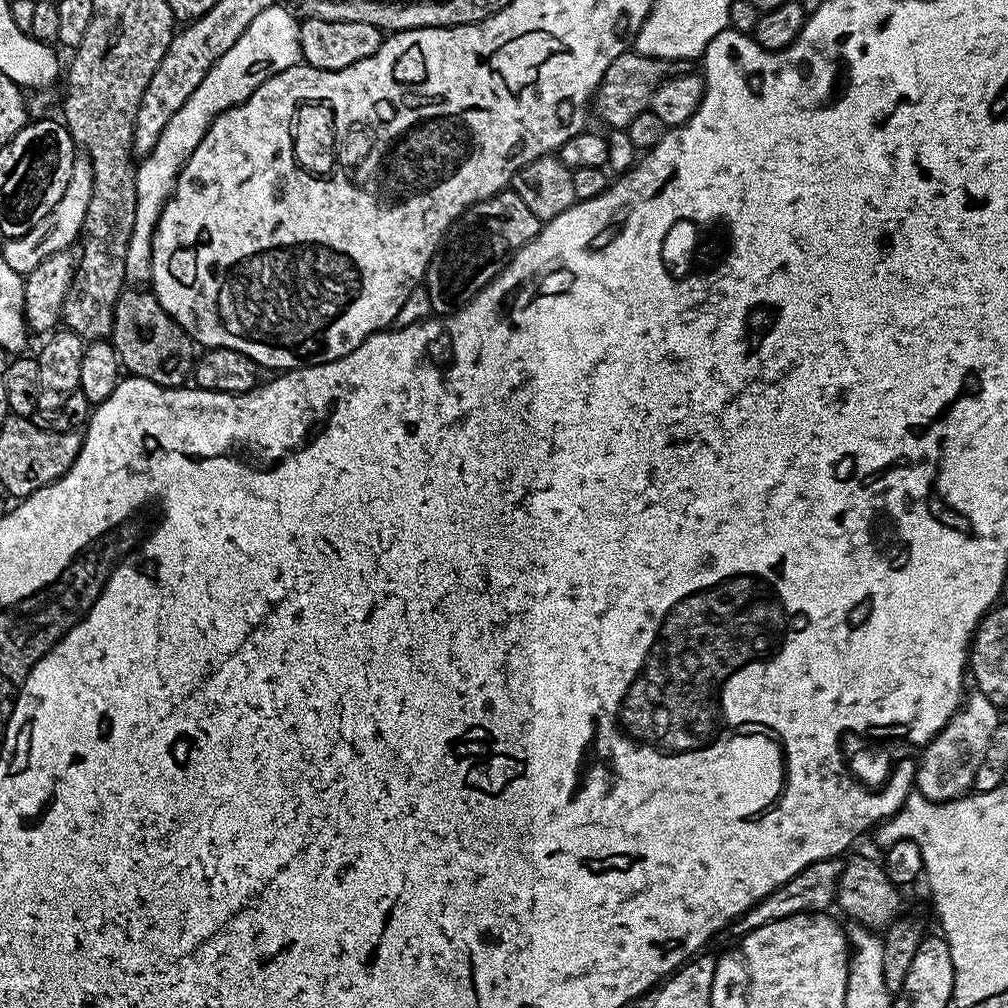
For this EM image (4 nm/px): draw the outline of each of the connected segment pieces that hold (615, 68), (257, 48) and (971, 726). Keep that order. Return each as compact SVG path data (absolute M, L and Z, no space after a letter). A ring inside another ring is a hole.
M635 50L618 54L610 66L606 66L606 74L602 74L602 82L596 88L594 97L594 112L600 115L604 124L609 124L612 130L627 130L630 122L638 118L638 114L649 111L654 90L669 76L684 74L689 71L690 64L687 60L659 60L650 58Z
M277 2L270 6L270 10L262 10L250 26L218 58L218 62L202 78L202 86L186 98L186 106L166 122L166 130L162 130L162 138L154 146L149 156L139 161L136 169L136 209L134 210L134 230L130 234L130 242L126 246L126 274L125 281L132 286L144 286L152 278L152 235L156 229L158 218L162 214L164 204L169 196L173 195L176 179L184 164L194 154L198 142L206 134L206 130L214 122L218 114L222 114L235 104L244 104L262 82L266 82L274 74L286 71L290 66L301 63L300 54L300 25L299 19L295 20L283 3Z
M984 690L969 691L943 730L930 743L923 745L921 752L924 753L916 764L914 788L928 800L941 804L973 791L974 774L978 774L978 766L982 766L986 758L994 730L998 730L1002 723L1002 716L996 709L995 702L988 696L991 695Z

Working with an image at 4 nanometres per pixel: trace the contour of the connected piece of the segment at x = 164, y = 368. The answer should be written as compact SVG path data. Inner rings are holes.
M125 290L121 292L114 308L114 326L110 342L116 347L116 355L120 357L120 363L125 373L133 376L141 376L150 382L154 382L163 388L183 388L189 383L192 374L192 365L195 364L198 355L197 345L192 337L162 310L158 298L150 290Z

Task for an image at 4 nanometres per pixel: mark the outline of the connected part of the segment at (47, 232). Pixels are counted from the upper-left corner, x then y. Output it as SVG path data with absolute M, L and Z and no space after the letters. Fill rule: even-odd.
M77 155L74 166L70 170L70 182L66 182L66 194L62 194L58 206L54 206L54 210L50 210L50 214L46 214L46 218L42 218L42 222L38 222L38 226L34 226L34 230L30 230L25 236L3 241L5 249L3 248L2 254L6 262L10 262L12 269L18 273L27 274L33 272L52 253L69 251L73 247L71 244L75 245L81 239L86 210L90 210L93 190L92 163L87 155Z

